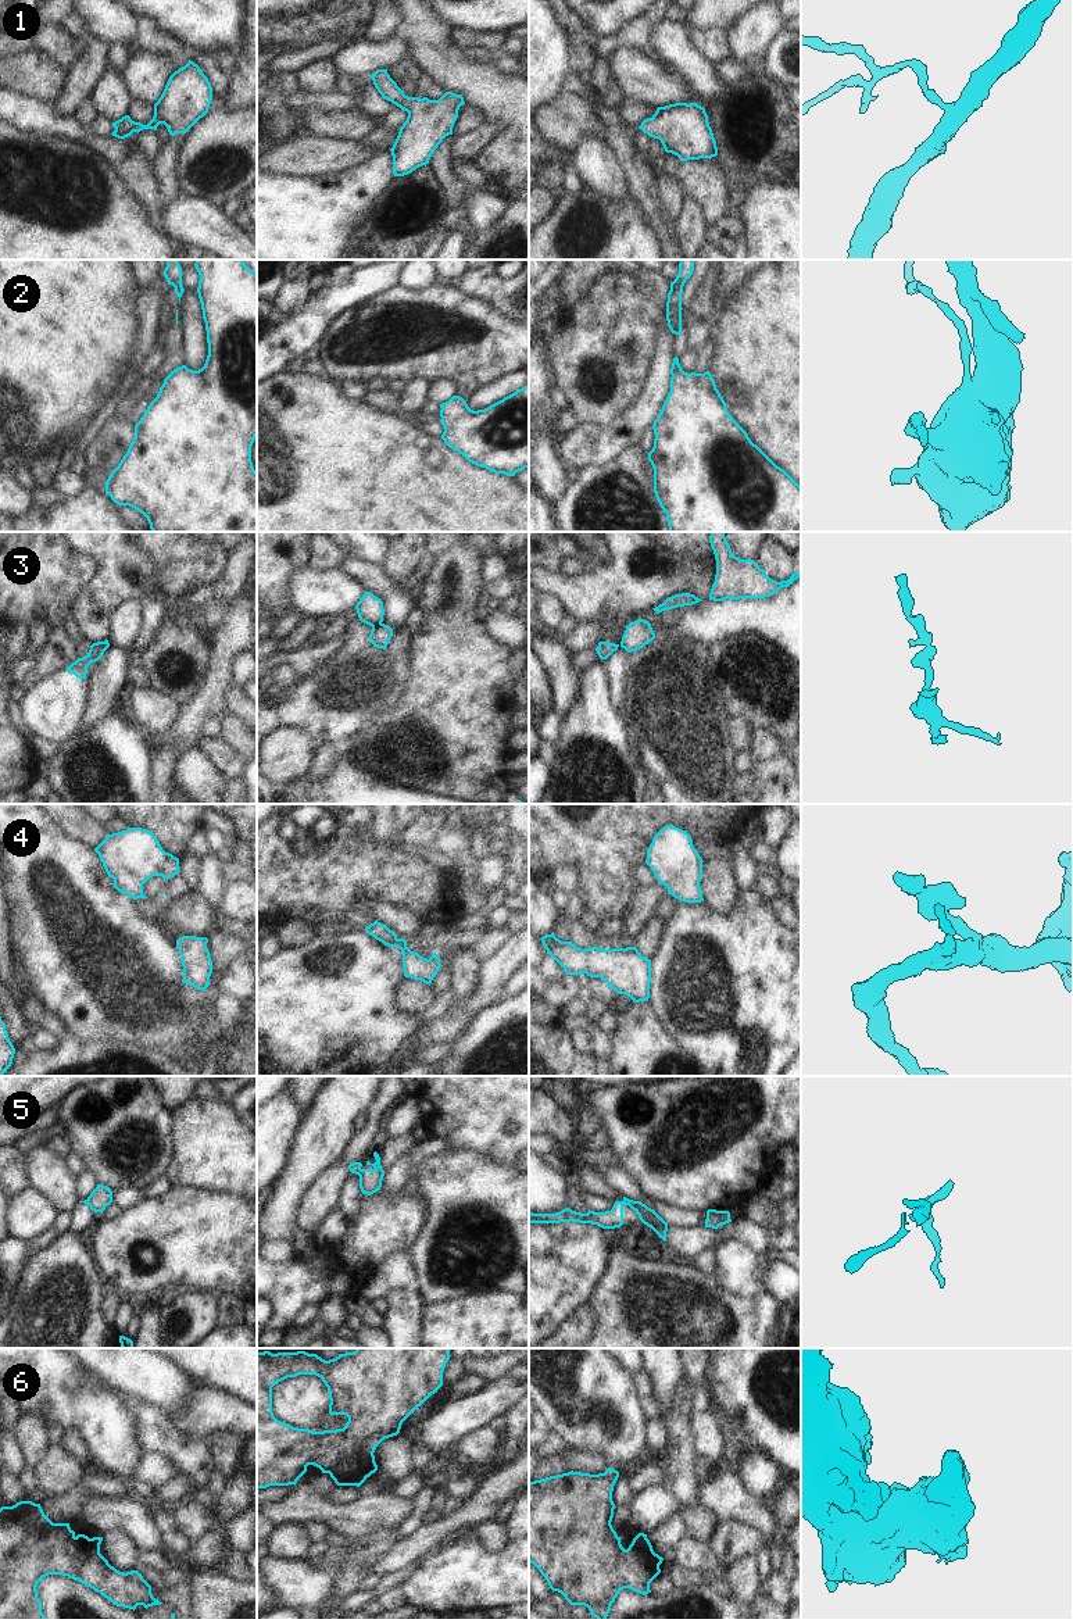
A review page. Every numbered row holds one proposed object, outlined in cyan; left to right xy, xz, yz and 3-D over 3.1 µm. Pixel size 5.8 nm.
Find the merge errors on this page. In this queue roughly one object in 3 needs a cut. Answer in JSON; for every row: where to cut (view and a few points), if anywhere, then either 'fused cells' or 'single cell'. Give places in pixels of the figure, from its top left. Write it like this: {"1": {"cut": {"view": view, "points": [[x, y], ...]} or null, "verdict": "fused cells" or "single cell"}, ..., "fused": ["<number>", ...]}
{"1": {"cut": null, "verdict": "single cell"}, "2": {"cut": null, "verdict": "single cell"}, "3": {"cut": {"view": "xz", "points": [[381, 622], [372, 628]]}, "verdict": "fused cells"}, "4": {"cut": null, "verdict": "single cell"}, "5": {"cut": {"view": "xz", "points": [[361, 1169], [358, 1175]]}, "verdict": "fused cells"}, "6": {"cut": null, "verdict": "single cell"}, "fused": ["3", "5"]}

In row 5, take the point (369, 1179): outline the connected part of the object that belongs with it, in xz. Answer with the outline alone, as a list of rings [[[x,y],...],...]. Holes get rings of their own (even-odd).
[[[375,1151],[373,1157],[376,1159],[375,1164],[371,1164],[369,1161],[366,1162],[366,1165],[372,1165],[372,1169],[361,1169],[360,1172],[360,1189],[362,1191],[362,1194],[373,1194],[376,1191],[380,1190],[382,1187],[382,1180],[385,1176],[385,1171],[380,1166],[380,1157],[379,1154]]]

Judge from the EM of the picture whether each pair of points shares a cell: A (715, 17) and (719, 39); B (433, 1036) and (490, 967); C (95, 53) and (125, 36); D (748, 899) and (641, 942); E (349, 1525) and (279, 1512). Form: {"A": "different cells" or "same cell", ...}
{"A": "different cells", "B": "same cell", "C": "different cells", "D": "different cells", "E": "same cell"}

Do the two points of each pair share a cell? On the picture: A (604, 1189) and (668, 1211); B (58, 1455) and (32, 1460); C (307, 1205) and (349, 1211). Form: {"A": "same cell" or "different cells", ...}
{"A": "different cells", "B": "different cells", "C": "different cells"}

